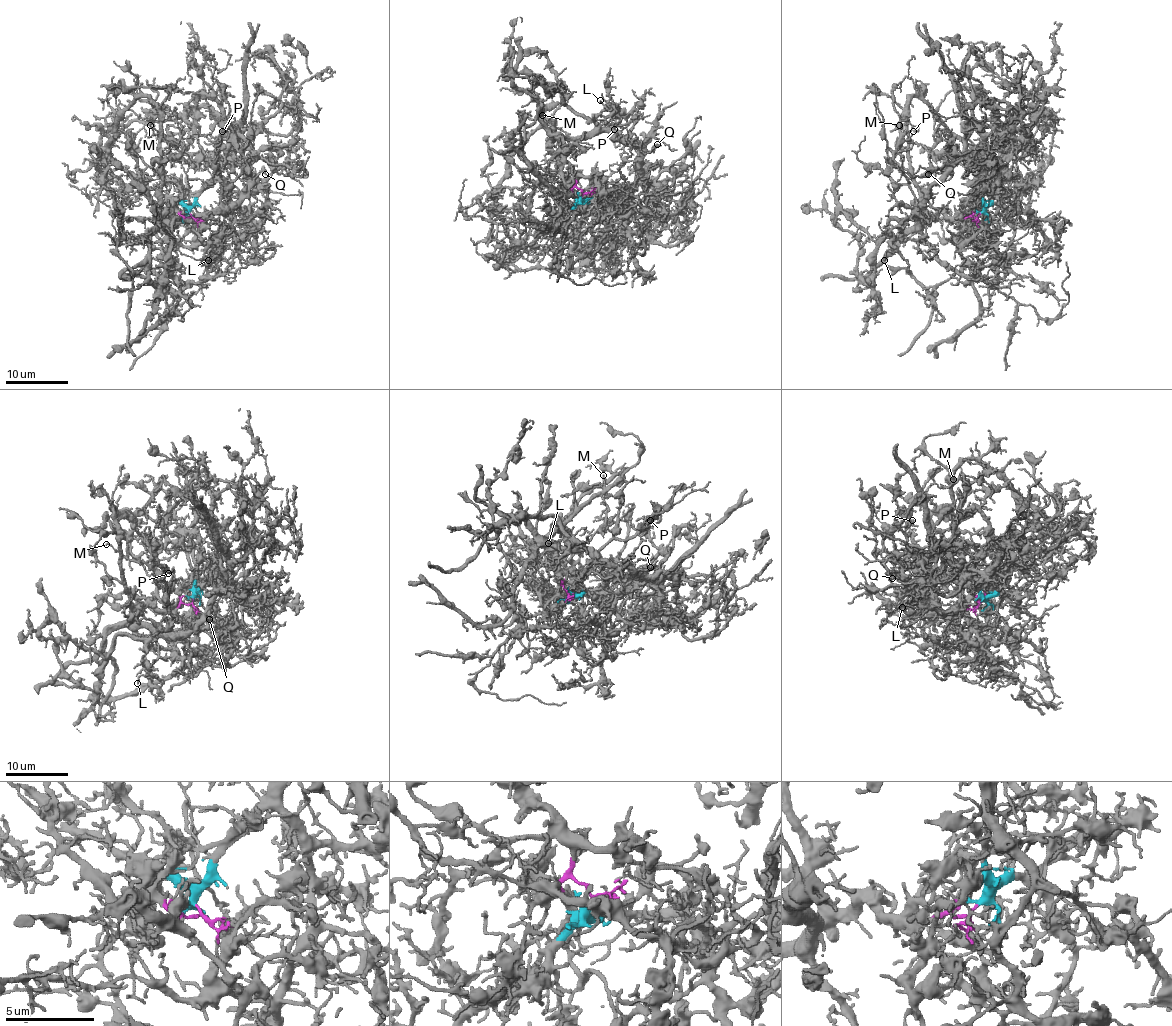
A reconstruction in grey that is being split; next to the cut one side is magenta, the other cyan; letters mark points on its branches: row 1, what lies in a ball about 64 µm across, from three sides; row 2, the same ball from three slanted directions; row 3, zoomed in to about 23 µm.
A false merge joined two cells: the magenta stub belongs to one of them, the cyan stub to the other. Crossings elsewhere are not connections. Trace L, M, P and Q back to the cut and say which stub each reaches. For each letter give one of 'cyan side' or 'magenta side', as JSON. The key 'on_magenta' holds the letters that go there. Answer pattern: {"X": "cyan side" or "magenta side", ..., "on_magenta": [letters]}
{"L": "magenta side", "M": "magenta side", "P": "magenta side", "Q": "magenta side", "on_magenta": ["L", "M", "P", "Q"]}

